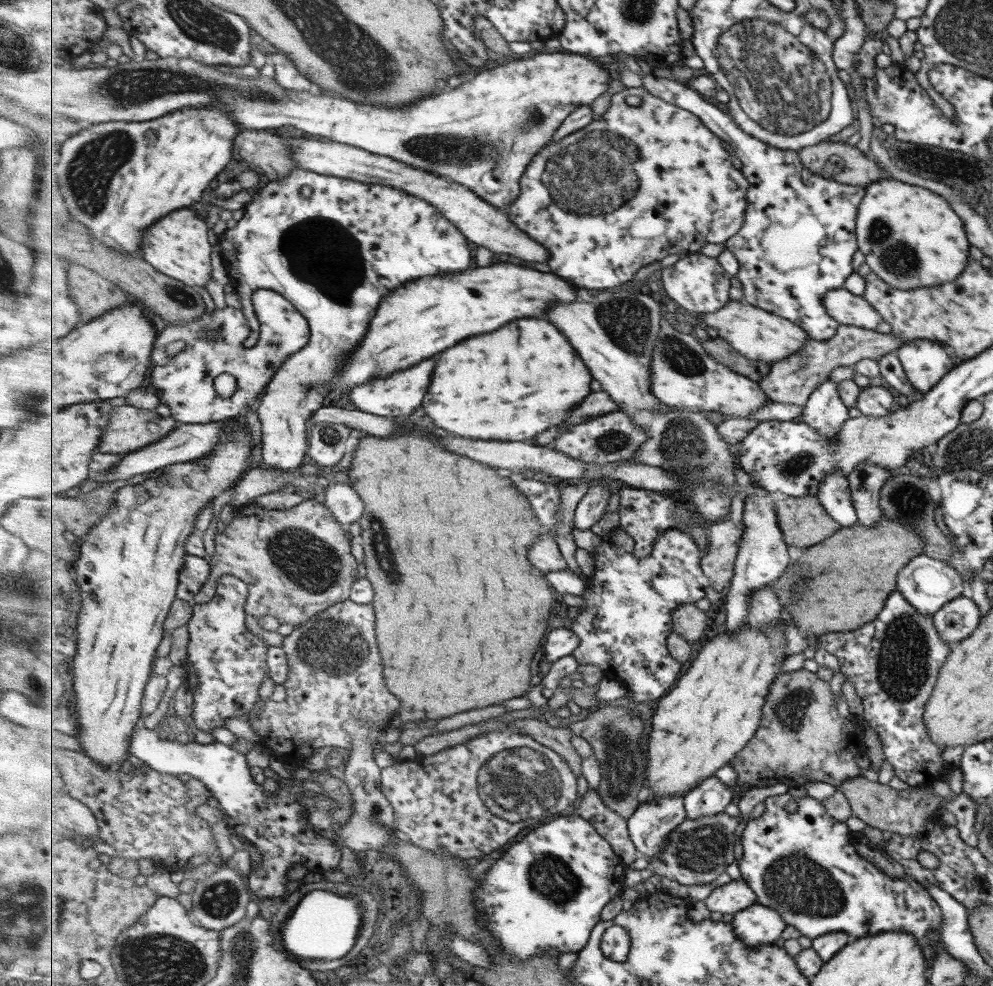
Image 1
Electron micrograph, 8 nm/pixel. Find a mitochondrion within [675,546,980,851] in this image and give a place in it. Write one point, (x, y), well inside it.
(903, 659)

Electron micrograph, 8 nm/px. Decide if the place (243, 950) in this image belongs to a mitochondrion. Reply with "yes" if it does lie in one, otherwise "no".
yes

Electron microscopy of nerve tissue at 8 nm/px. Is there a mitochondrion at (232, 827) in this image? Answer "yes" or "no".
no

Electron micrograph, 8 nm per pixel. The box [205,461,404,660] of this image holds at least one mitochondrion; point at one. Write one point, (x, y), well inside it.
(309, 562)

